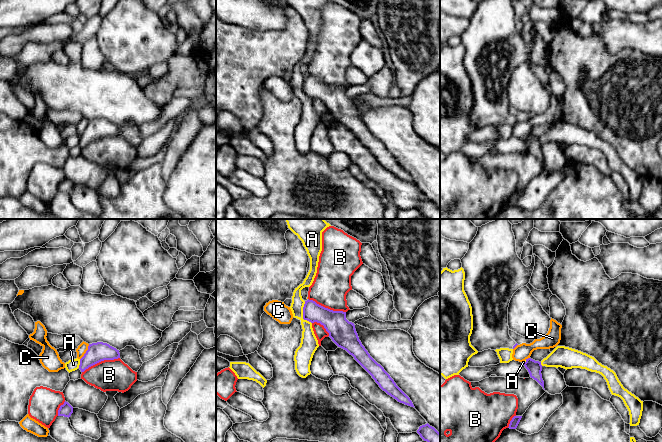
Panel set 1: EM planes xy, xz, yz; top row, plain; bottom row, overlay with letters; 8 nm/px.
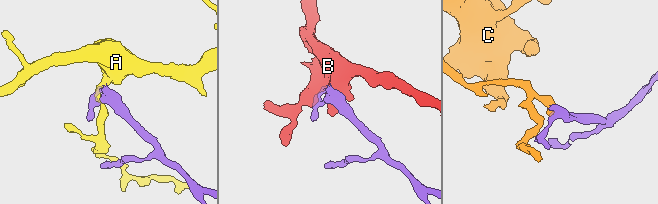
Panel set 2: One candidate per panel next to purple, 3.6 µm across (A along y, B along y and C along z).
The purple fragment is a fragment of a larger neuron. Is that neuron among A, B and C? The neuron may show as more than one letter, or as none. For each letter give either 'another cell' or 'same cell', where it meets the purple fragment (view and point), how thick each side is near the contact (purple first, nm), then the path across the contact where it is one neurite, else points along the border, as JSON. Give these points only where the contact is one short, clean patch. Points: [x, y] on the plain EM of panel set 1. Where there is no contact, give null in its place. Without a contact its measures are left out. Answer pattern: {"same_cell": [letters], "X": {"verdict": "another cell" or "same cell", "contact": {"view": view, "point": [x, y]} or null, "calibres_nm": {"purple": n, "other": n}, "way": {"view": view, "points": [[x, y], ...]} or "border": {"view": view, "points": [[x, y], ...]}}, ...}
{"same_cell": [], "A": {"verdict": "another cell", "contact": {"view": "xz", "point": [303, 90]}, "calibres_nm": {"purple": 180, "other": 140}, "border": {"view": "xz", "points": [[305, 77], [303, 94], [311, 99]]}}, "B": {"verdict": "another cell", "contact": {"view": "xy", "point": [100, 137]}, "calibres_nm": {"purple": 160, "other": 260}}, "C": {"verdict": "another cell", "contact": {"view": "xy", "point": [86, 128]}, "calibres_nm": {"purple": 160, "other": 80}}}

